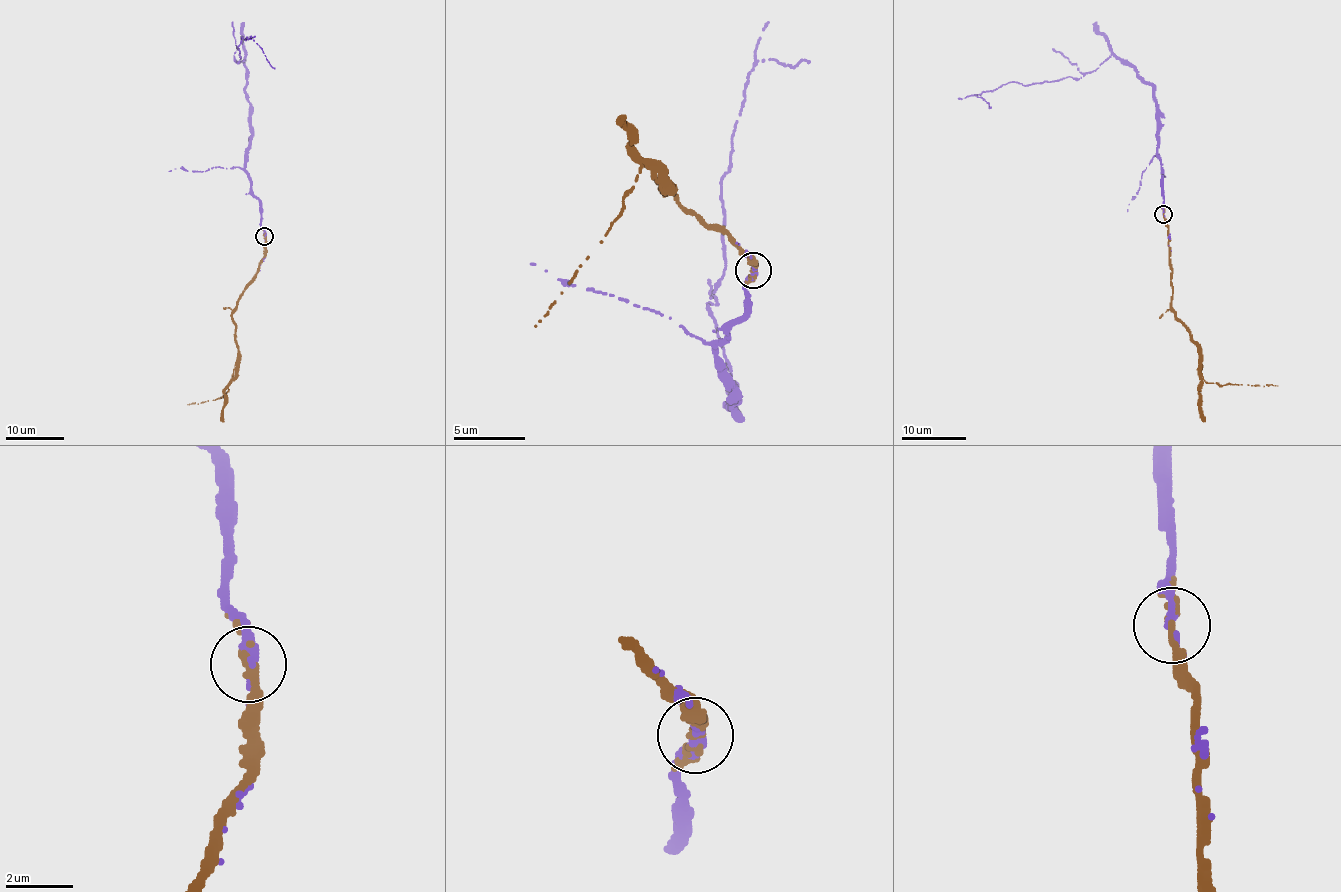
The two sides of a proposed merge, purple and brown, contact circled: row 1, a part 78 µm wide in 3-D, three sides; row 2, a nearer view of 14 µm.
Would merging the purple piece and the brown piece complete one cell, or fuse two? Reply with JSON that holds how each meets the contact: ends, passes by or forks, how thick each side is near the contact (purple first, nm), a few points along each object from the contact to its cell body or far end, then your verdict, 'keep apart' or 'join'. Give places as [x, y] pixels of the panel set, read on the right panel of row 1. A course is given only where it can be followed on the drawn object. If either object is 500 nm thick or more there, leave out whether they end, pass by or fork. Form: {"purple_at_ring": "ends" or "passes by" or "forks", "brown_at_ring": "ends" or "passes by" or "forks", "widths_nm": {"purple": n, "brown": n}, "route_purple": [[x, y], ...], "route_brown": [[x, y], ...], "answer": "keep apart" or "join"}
{"purple_at_ring": "passes by", "brown_at_ring": "passes by", "widths_nm": {"purple": 240, "brown": 200}, "route_purple": [[1164, 213], [1155, 89], [1115, 55], [1078, 79], [1066, 77], [1024, 85], [1009, 82], [975, 94], [991, 107]], "route_brown": [[1164, 214], [1169, 234], [1172, 304], [1175, 318], [1182, 322], [1198, 347], [1200, 375], [1206, 383], [1277, 386]], "answer": "join"}

